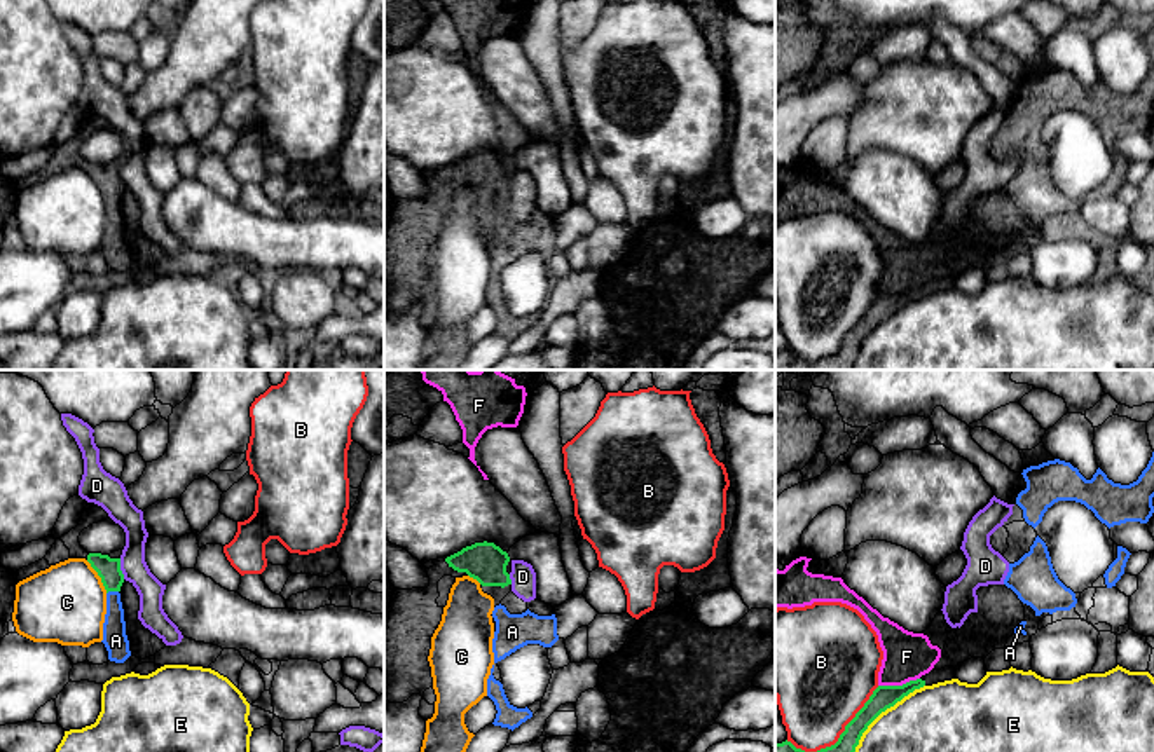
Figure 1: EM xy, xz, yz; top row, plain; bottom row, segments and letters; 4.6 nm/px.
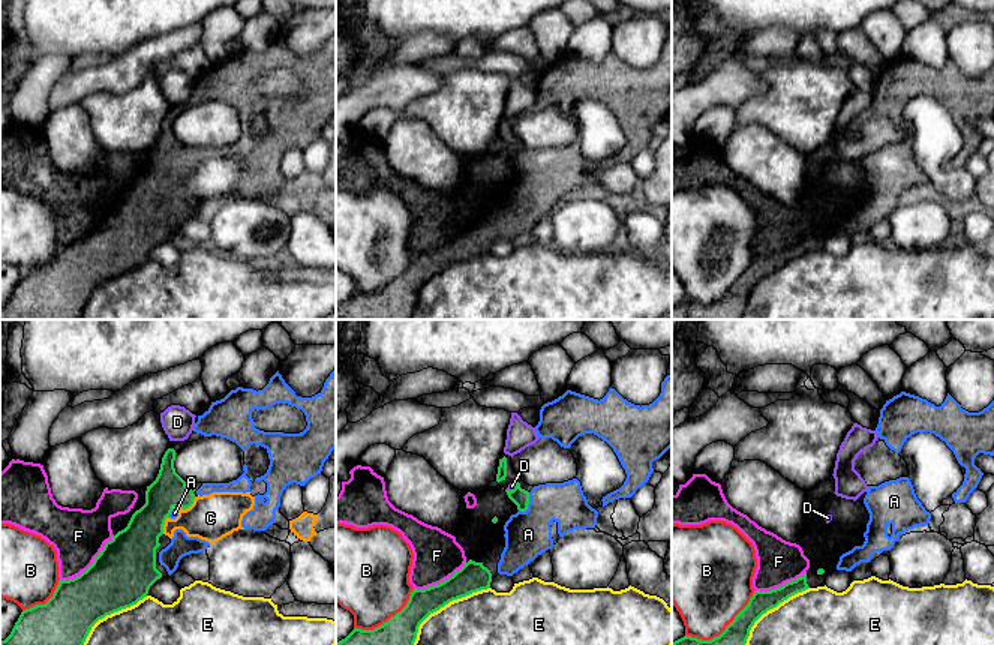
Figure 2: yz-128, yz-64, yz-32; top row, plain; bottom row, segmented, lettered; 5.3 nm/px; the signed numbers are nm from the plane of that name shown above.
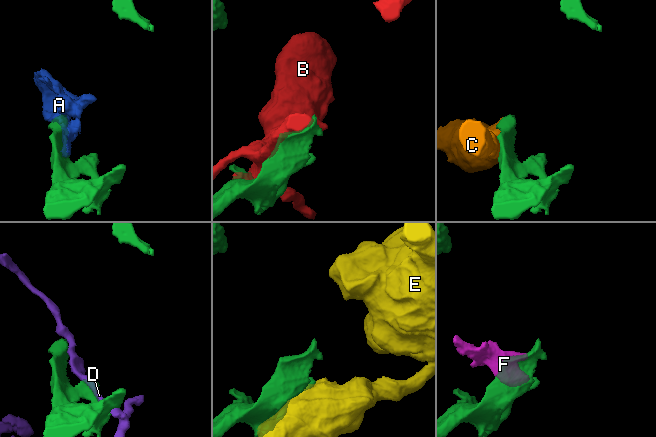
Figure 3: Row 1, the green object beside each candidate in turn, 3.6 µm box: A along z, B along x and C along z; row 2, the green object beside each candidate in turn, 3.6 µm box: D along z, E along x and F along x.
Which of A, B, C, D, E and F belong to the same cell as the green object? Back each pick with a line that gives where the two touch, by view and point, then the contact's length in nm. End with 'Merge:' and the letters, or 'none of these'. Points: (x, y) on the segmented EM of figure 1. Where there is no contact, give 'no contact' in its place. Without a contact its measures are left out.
A: xy (112, 590) | 60 nm
Merge: A

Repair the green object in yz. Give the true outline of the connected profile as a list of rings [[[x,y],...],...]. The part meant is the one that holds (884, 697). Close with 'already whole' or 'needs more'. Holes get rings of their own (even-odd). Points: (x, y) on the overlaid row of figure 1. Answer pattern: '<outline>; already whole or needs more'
[[[922,679],[910,680],[903,686],[878,686],[869,700],[864,703],[864,707],[845,726],[845,731],[840,735],[838,742],[817,752],[855,752],[862,733],[882,712],[894,707],[904,696],[924,686],[925,680]]]; already whole

